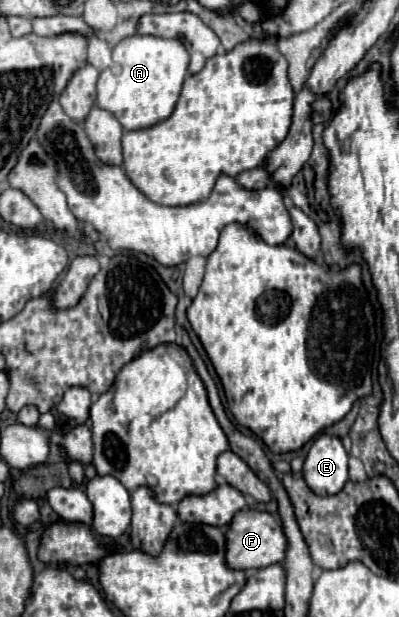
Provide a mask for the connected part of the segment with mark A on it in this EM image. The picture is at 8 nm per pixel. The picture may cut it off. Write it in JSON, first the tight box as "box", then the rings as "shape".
{"box":[98,35,190,131],"shape":[[[132,35],[112,51],[112,65],[98,77],[98,107],[114,113],[126,131],[152,127],[168,119],[180,97],[190,55],[180,39]]]}

